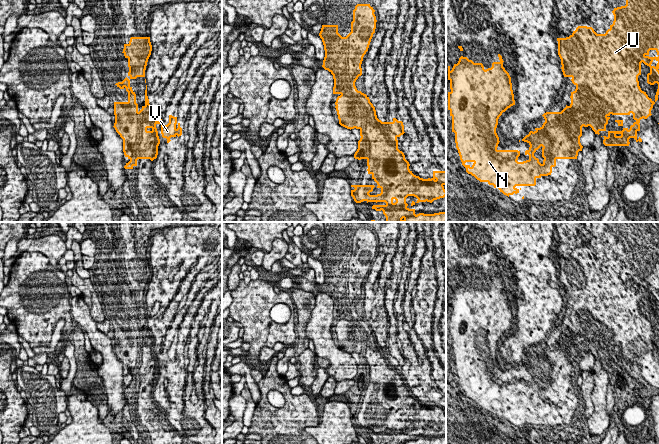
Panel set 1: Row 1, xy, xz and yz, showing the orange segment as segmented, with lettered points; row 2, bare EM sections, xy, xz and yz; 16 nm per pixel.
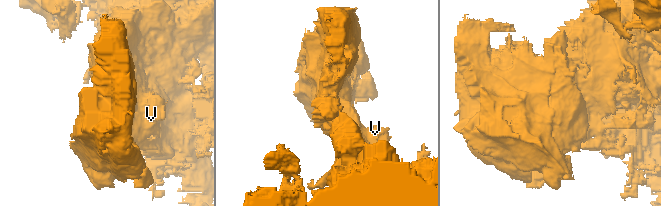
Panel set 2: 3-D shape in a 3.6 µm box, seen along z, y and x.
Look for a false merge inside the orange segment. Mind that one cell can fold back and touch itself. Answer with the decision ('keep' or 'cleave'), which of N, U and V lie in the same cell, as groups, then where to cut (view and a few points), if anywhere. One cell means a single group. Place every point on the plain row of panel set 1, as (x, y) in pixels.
keep; groups N U V; cut none

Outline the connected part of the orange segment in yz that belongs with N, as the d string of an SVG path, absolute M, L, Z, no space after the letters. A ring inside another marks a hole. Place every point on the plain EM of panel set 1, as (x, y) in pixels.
M626 222L626 229L614 232L613 248L605 258L597 258L592 251L578 250L573 257L566 262L557 262L558 279L561 283L561 293L564 301L571 301L572 307L576 313L571 316L571 328L561 336L546 336L542 340L545 346L535 355L530 355L522 365L527 366L530 371L525 375L525 379L529 379L529 383L518 386L520 375L518 374L498 374L499 361L496 357L498 343L508 332L515 329L514 318L512 314L511 301L503 291L503 283L498 278L499 286L493 286L492 291L484 293L482 287L474 287L467 281L461 280L457 288L451 293L448 290L448 304L450 305L450 313L448 316L448 334L452 341L452 356L455 357L455 367L458 374L462 389L466 392L466 396L474 400L480 406L487 406L498 412L506 420L519 417L517 410L535 410L536 403L542 400L548 400L552 397L552 392L556 390L557 383L577 383L578 376L582 375L583 370L580 367L582 360L582 351L590 350L595 358L600 355L606 355L606 349L610 343L610 339L630 339L633 338L635 346L630 352L623 352L622 355L608 355L608 360L603 360L603 368L605 370L629 370L630 362L634 362L636 366L642 366L637 361L640 355L640 344L647 343L651 340L653 329L658 324L659 319L659 280L649 281L649 275L655 274L659 279L659 222ZM641 287L650 291L647 298L647 307L650 309L658 308L658 313L653 325L648 321L646 316L642 315L639 310L638 300L641 299ZM542 372L543 387L534 380L534 377Z

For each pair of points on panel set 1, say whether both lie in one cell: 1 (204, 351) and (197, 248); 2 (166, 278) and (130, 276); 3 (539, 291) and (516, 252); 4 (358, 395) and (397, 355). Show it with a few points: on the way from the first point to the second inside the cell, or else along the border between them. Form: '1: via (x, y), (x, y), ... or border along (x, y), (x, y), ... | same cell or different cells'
1: via (210, 325), (210, 290), (205, 274) | same cell
2: border along (150, 261), (151, 278), (147, 286), (145, 300) | different cells
3: via (539, 281), (539, 272), (526, 259) | same cell
4: via (369, 388), (380, 377), (380, 371), (386, 365) | same cell

